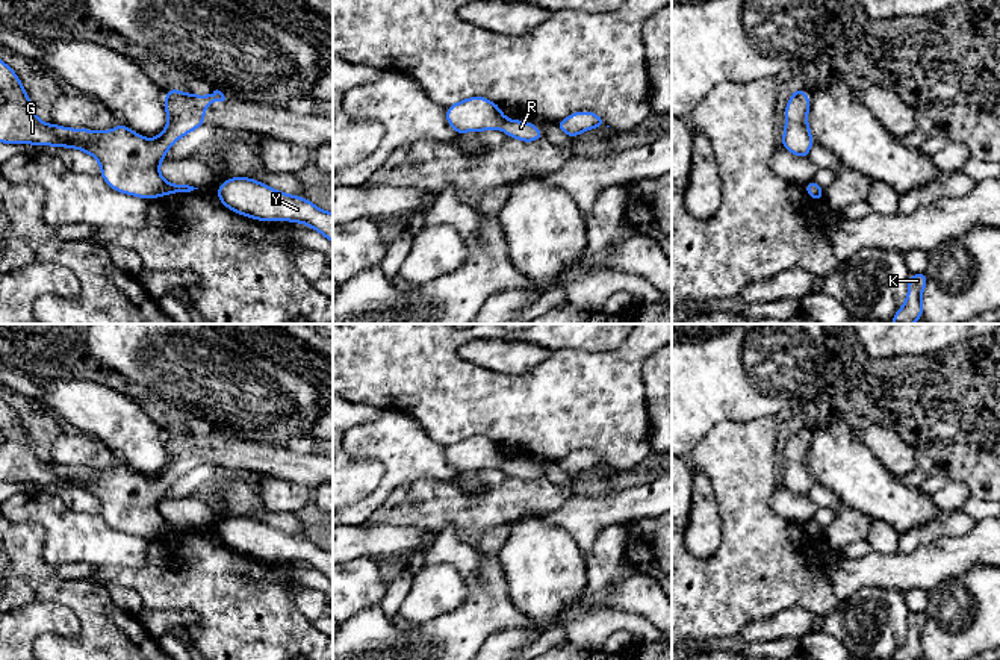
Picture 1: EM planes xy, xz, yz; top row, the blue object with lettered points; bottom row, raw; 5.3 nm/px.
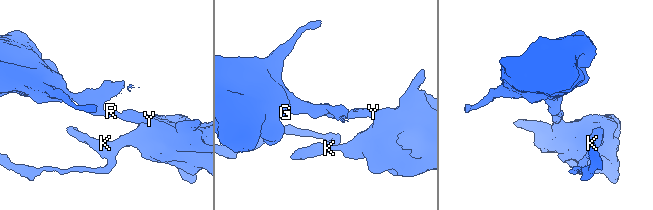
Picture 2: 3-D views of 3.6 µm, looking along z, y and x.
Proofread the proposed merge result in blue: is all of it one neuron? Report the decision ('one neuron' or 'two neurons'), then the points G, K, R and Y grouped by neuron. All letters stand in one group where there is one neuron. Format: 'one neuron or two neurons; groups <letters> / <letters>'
two neurons; groups G / K R Y

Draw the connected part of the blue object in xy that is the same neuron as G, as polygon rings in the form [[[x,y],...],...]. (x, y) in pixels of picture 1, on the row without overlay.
[[[0,398],[0,481],[70,486],[86,490],[100,501],[100,515],[112,528],[153,539],[159,536],[165,524],[159,504],[165,498],[166,490],[177,478],[204,463],[204,450],[209,442],[224,439],[224,433],[218,428],[209,434],[194,434],[169,427],[163,437],[168,462],[165,469],[153,478],[142,477],[123,462],[106,471],[68,468],[57,463],[45,463],[35,454],[33,444],[21,419]]]

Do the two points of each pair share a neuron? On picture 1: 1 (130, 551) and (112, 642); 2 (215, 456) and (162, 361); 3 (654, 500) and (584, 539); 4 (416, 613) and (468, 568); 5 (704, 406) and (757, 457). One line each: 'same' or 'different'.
1: different
2: different
3: same
4: different
5: different

